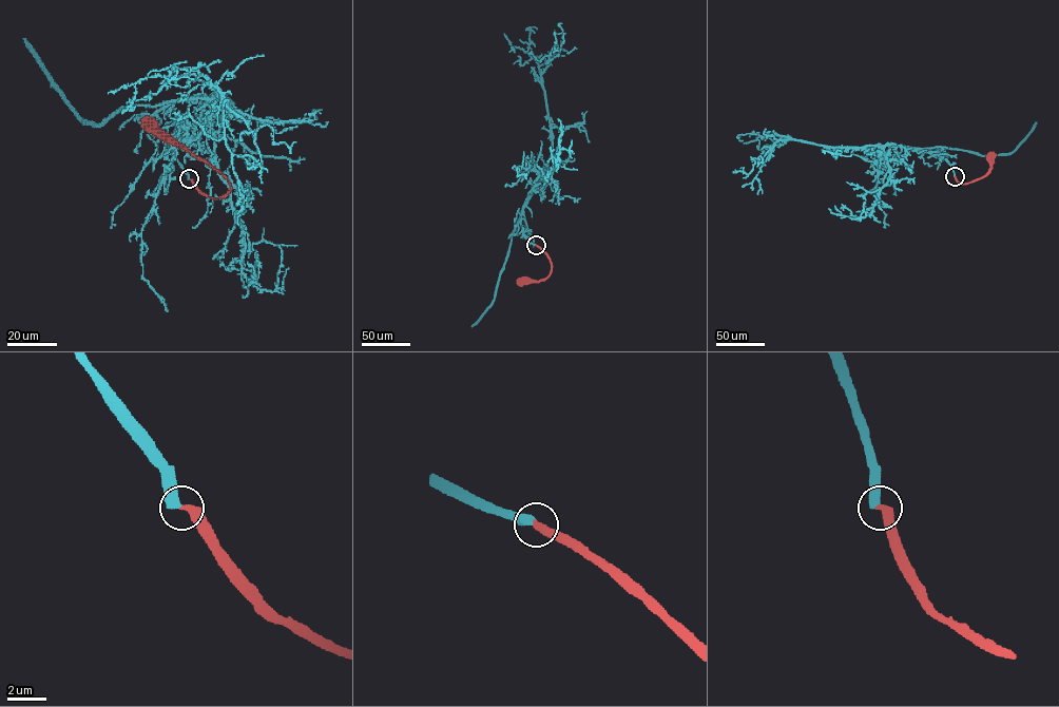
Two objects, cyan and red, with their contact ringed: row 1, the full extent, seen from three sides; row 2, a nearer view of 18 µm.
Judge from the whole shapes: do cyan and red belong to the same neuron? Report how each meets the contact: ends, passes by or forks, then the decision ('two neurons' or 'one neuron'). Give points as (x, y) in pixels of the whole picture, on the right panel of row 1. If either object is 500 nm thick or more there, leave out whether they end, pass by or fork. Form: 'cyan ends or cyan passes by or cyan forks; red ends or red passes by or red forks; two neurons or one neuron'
one neuron

